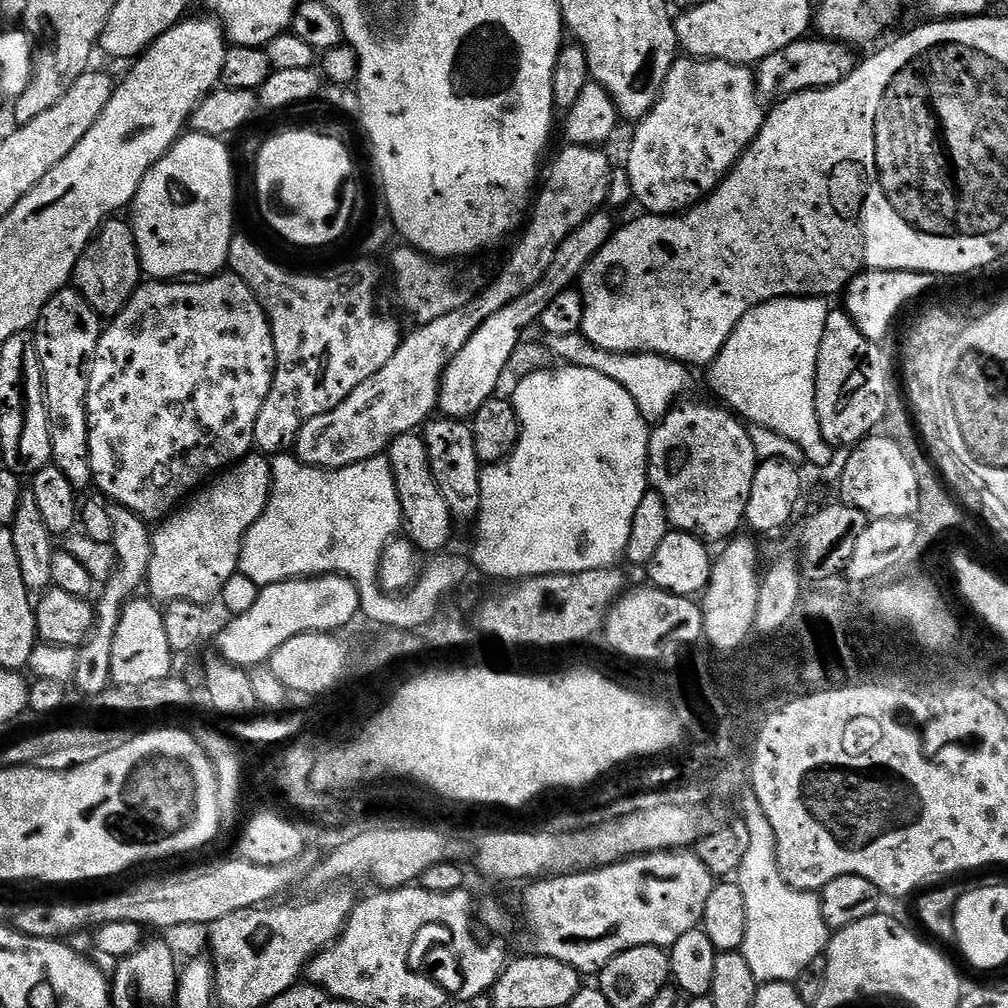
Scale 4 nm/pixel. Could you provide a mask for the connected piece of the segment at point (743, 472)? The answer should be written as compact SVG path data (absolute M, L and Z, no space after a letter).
M684 403L673 404L663 420L651 429L648 437L648 482L651 491L662 494L662 502L666 502L668 523L673 529L690 532L705 542L724 542L735 537L745 523L746 502L750 502L750 486L754 486L758 463L754 442L745 421L727 407L715 403Z

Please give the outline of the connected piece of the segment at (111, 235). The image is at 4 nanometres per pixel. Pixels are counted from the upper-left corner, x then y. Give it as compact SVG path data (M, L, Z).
M120 218L105 219L100 225L100 231L92 237L88 249L78 258L74 273L76 291L81 292L92 309L104 318L118 315L142 283L140 255L132 225L127 219L116 219Z

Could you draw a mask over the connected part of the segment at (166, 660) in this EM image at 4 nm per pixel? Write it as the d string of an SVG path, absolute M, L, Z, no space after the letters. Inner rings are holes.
M133 598L124 605L118 630L114 634L114 651L110 654L112 684L141 686L142 683L171 677L174 672L174 653L166 638L163 611L151 599L140 599Z

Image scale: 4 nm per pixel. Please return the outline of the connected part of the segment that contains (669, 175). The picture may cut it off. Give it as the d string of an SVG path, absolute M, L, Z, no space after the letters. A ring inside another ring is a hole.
M677 58L674 66L670 66L670 74L666 74L666 82L662 86L660 97L656 100L656 105L645 114L643 120L635 125L636 133L633 134L632 141L628 144L628 165L626 165L626 171L628 181L632 187L632 200L635 203L640 203L644 207L643 211L645 213L654 216L683 214L693 204L698 204L701 200L707 200L708 195L727 178L729 170L740 161L742 154L754 142L754 138L758 138L765 119L766 104L760 93L756 90L756 73L749 65L735 64L734 62L726 62L725 60Z

